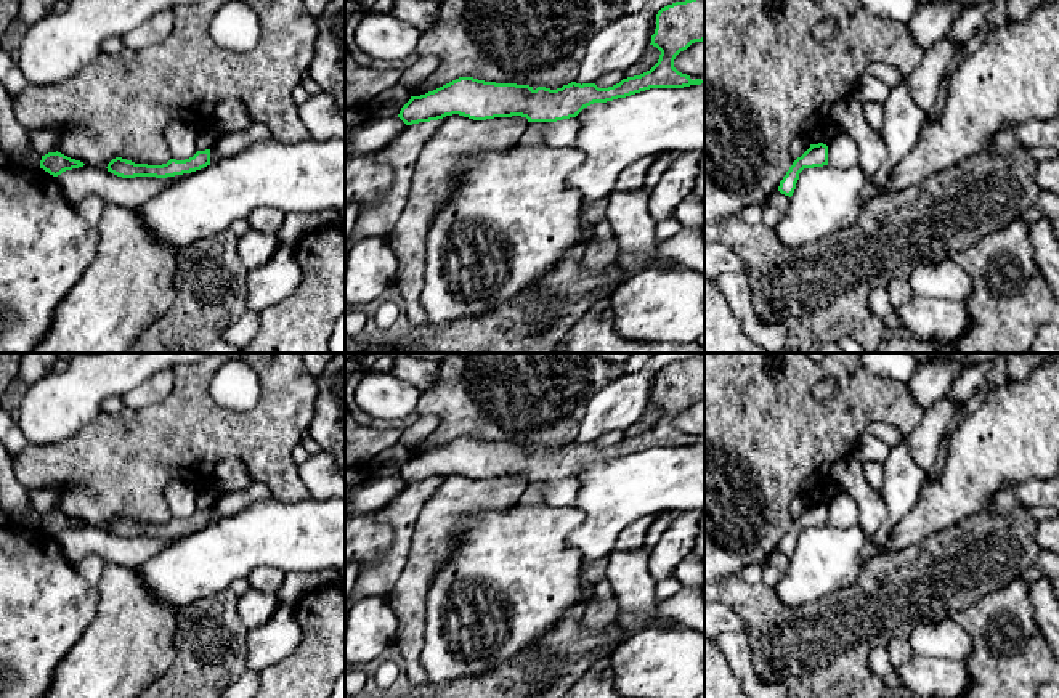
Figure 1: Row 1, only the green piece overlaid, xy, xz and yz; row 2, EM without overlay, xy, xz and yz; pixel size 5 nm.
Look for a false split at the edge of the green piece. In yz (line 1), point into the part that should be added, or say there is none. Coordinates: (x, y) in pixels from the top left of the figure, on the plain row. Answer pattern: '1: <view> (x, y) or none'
1: none

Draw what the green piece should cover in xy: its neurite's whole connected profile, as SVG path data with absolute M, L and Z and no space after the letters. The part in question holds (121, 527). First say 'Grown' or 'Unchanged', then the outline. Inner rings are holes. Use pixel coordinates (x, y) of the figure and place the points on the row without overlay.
Unchanged. M210 509L197 510L193 517L185 520L170 518L162 525L148 525L148 523L135 523L132 520L116 517L108 523L108 531L122 536L122 538L135 538L135 536L156 536L167 538L183 533L191 533L210 525Z

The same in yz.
Unchanged. M823 502L810 504L810 507L793 521L793 525L780 541L778 550L791 557L796 549L799 533L804 528L814 528L823 525L828 525L828 505Z

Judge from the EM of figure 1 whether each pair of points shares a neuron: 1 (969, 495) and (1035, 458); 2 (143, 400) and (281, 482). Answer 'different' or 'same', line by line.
1: same
2: different

